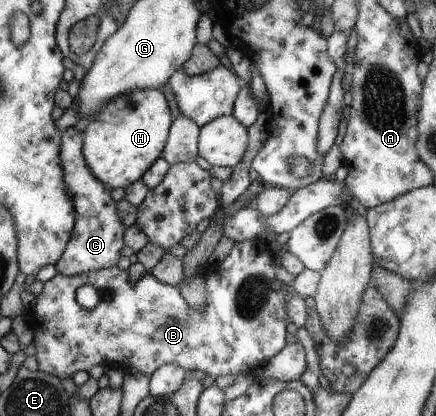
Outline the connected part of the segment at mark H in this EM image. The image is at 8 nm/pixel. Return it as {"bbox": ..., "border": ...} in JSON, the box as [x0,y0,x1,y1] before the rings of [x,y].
{"bbox":[81,88,170,190],"border":[[[134,88],[109,99],[81,128],[81,156],[92,174],[108,190],[128,187],[147,172],[160,156],[168,128],[170,112],[160,90]]]}

